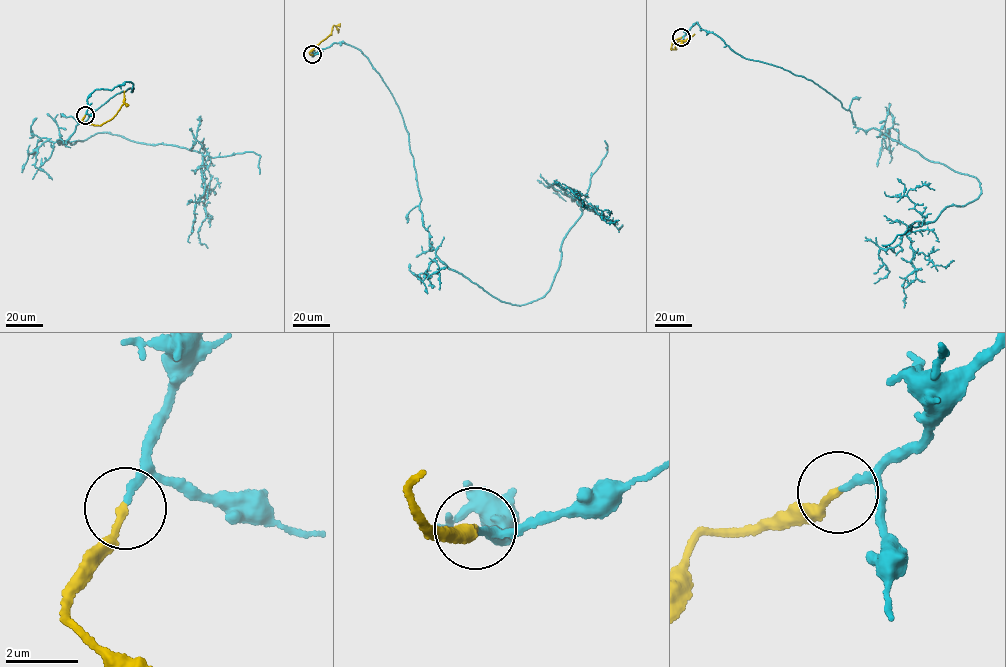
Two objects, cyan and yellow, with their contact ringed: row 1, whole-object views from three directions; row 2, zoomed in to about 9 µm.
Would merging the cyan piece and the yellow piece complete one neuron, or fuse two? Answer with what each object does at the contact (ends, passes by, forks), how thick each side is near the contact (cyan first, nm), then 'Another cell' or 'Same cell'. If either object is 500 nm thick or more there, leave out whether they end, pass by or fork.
At the ring cyan ends. At the ring yellow ends. Thickness 180 nm (cyan) against 200 nm. Same cell

